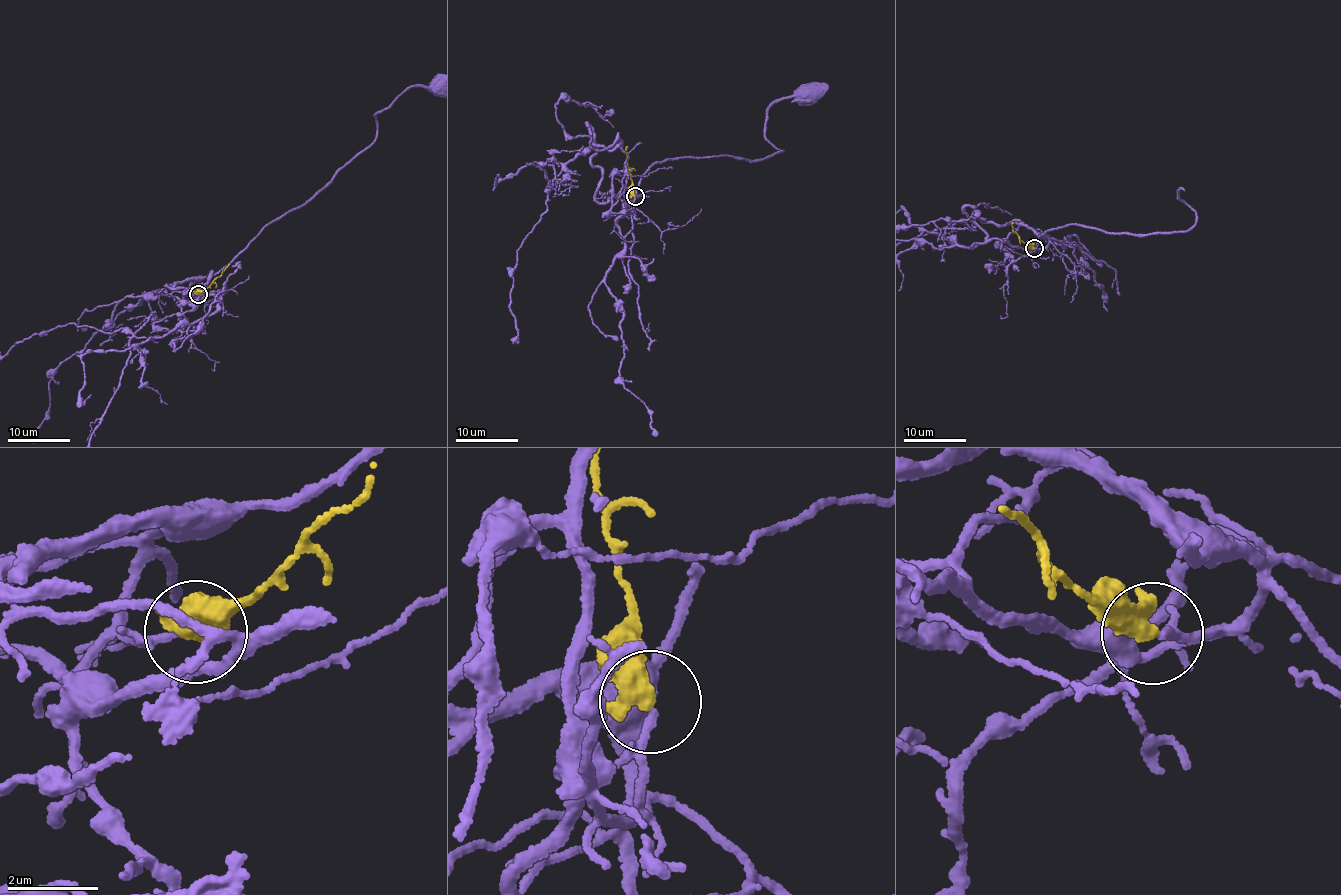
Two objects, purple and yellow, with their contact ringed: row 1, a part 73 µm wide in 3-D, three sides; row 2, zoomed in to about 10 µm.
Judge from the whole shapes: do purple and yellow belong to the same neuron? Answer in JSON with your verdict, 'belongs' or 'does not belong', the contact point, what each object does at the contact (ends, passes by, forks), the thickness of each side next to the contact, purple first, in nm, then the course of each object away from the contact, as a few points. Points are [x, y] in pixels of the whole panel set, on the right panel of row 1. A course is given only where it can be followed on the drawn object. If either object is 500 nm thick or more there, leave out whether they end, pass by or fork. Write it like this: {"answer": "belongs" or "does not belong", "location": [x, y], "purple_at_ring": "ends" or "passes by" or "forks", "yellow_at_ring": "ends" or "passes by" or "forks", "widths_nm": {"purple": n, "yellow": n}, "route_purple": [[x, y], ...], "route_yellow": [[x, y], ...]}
{"answer": "does not belong", "location": [1034, 248], "widths_nm": {"purple": 150, "yellow": 550}, "route_purple": [[1034, 249], [1048, 239], [1039, 236], [1074, 224], [1144, 237], [1183, 233], [1196, 212], [1178, 191], [1191, 207]], "route_yellow": [[1034, 248], [1019, 238], [1013, 230], [1013, 222]]}

